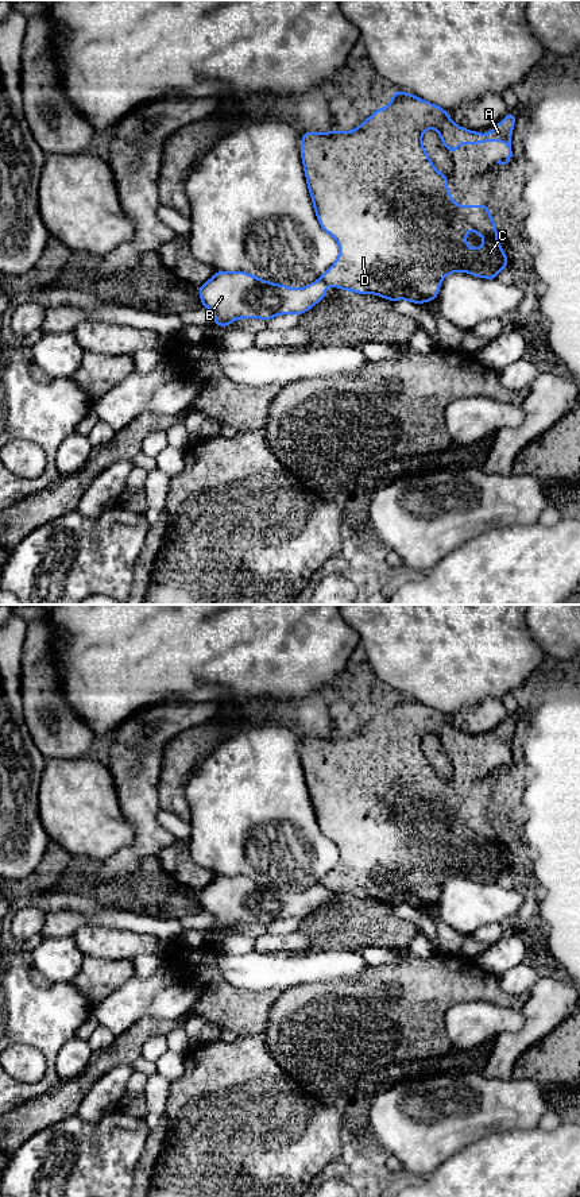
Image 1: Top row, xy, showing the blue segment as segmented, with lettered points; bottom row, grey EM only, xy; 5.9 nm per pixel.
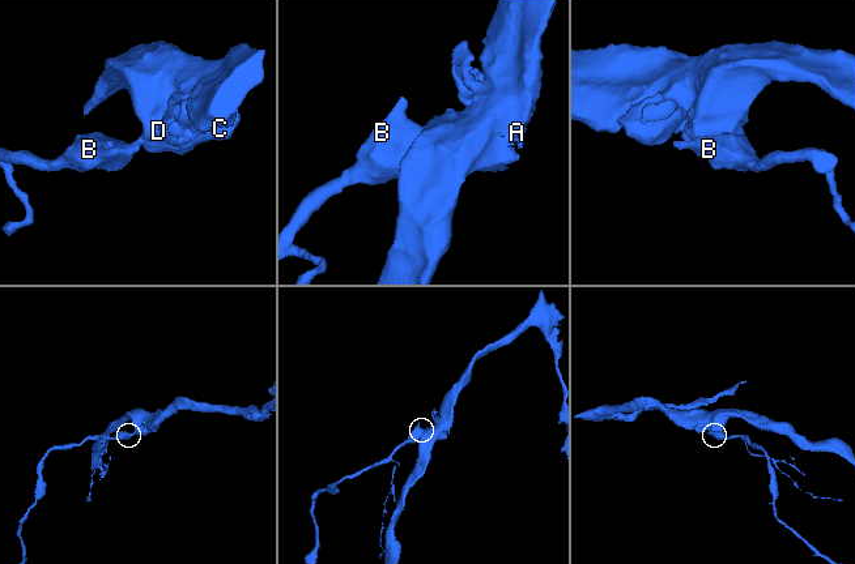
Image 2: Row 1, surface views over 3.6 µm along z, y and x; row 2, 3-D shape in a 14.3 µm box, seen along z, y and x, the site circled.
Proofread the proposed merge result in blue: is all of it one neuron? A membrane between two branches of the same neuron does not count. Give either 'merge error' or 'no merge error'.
merge error

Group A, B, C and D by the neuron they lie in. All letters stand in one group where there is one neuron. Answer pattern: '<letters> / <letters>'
A C D / B

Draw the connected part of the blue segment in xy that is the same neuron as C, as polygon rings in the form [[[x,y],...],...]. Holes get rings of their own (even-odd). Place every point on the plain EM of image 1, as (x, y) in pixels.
[[[394,696],[388,711],[375,715],[348,738],[335,734],[326,738],[302,737],[301,762],[314,816],[320,831],[333,841],[340,852],[336,866],[320,884],[341,895],[376,899],[388,906],[406,904],[414,908],[437,903],[442,883],[455,876],[496,884],[496,880],[507,872],[509,865],[498,847],[498,834],[488,818],[488,807],[486,810],[457,810],[453,806],[448,795],[448,780],[434,772],[422,750],[422,738],[429,733],[436,734],[448,757],[457,756],[463,746],[471,750],[502,745],[509,752],[509,760],[504,767],[498,764],[496,768],[504,769],[514,761],[510,740],[514,738],[515,726],[517,721],[509,718],[500,729],[492,730],[490,738],[479,738],[455,729],[449,718],[438,710],[406,696]],[[468,834],[482,841],[486,847],[479,853],[468,853]]]

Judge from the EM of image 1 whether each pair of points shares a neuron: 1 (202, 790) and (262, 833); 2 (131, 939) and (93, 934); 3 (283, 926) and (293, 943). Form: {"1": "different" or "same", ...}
{"1": "same", "2": "same", "3": "different"}

